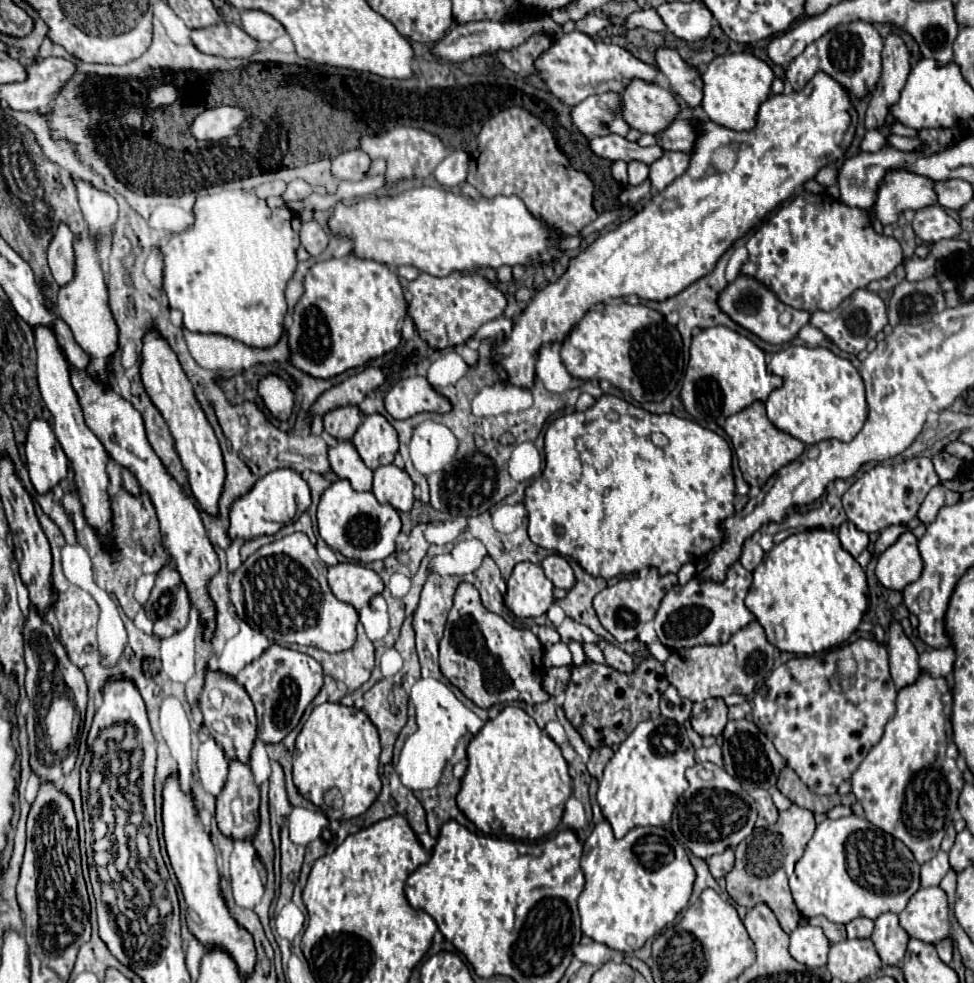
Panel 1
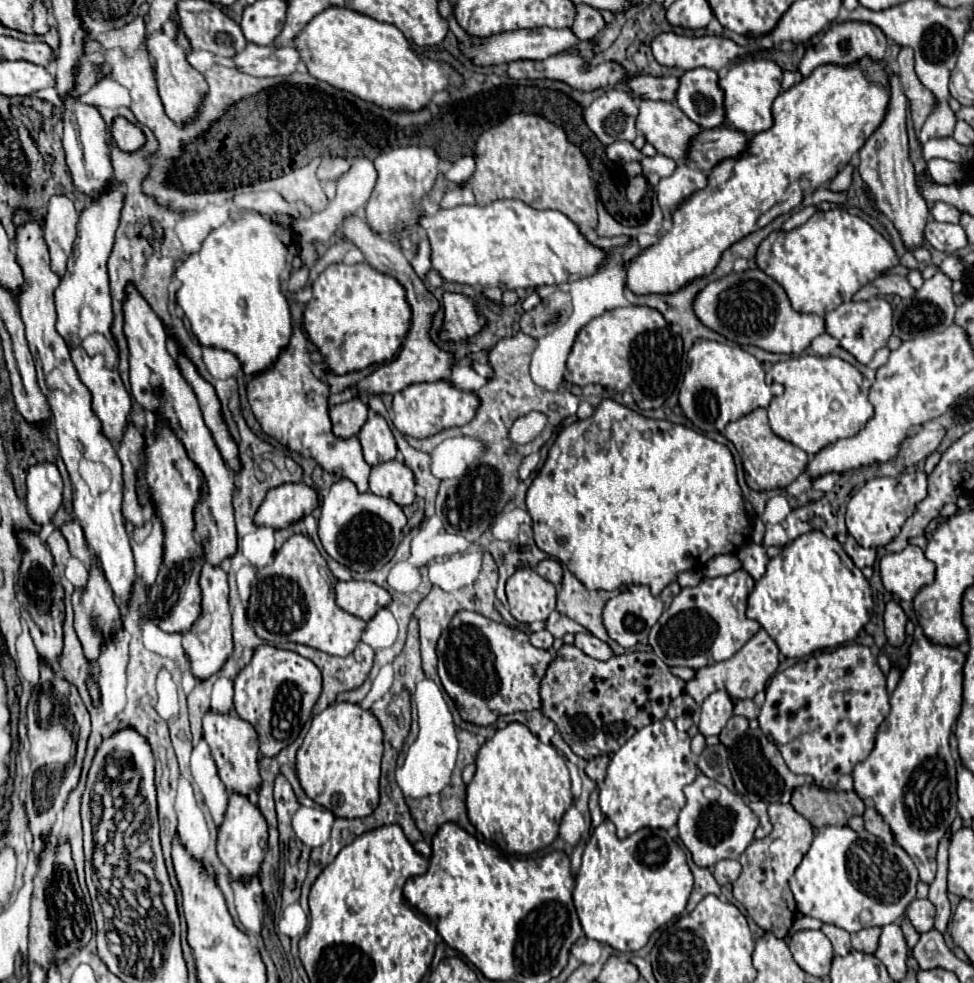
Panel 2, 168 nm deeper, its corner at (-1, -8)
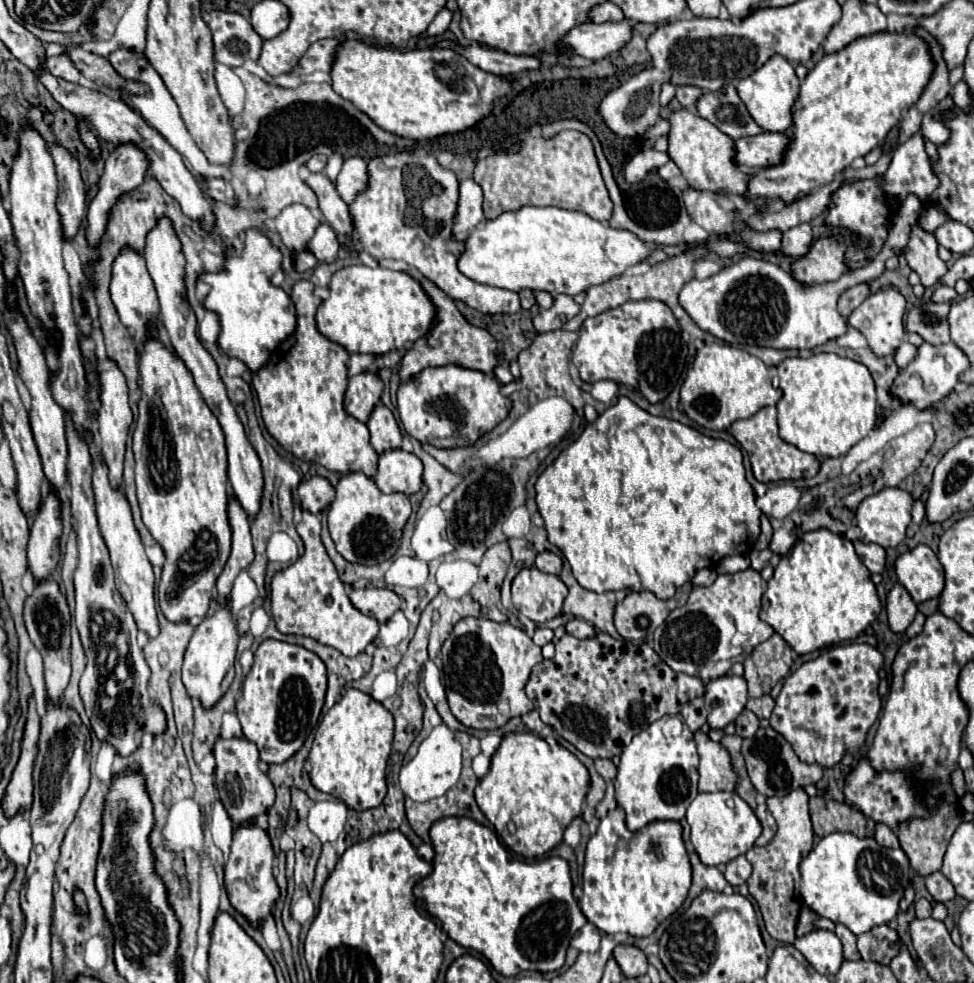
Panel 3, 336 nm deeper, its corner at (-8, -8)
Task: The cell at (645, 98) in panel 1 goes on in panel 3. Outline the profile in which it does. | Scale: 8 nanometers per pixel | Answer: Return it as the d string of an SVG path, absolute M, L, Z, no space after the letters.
M687 109L675 111L669 119L669 157L681 169L689 187L699 191L725 191L731 195L745 195L749 175L741 173L737 163L733 163L733 139L721 133L713 123L701 119L697 113Z

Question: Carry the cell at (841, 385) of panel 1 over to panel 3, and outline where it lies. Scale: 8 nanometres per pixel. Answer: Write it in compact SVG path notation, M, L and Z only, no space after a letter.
M835 353L789 357L777 365L783 397L777 401L779 437L815 457L841 457L877 425L875 385L869 369Z

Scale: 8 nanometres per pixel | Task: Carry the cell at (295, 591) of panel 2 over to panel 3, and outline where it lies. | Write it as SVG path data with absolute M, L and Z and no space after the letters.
M301 511L301 521L297 523L297 533L305 543L305 553L293 565L279 571L271 581L271 613L281 633L307 635L323 645L341 651L347 657L355 657L365 651L369 643L375 641L379 633L379 623L373 617L363 615L353 607L345 593L325 547L321 545L321 523L317 515Z

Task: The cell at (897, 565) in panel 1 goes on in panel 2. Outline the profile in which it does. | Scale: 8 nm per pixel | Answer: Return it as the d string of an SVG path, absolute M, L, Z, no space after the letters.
M908 545L900 553L886 553L880 559L880 577L894 597L912 601L918 589L934 579L934 563L924 557L920 547Z

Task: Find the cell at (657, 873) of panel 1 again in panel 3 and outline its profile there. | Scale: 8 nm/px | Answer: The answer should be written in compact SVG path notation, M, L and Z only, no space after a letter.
M617 807L617 809L609 811L607 816L600 820L596 833L591 835L591 839L589 839L589 843L587 843L585 867L583 867L583 897L581 897L581 901L579 901L579 907L581 907L583 915L585 915L595 927L599 927L601 931L605 931L605 933L609 933L609 935L615 935L615 933L629 933L629 935L635 935L635 937L647 937L647 935L651 935L651 933L655 931L655 927L657 927L663 919L667 919L671 913L675 913L675 911L683 905L689 887L691 887L691 863L689 863L689 855L687 855L687 849L685 849L685 843L683 843L683 827L681 827L681 823L679 823L679 821L653 821L653 823L645 825L645 827L639 829L639 831L629 831L627 825L625 825L625 811L623 811L621 807Z

